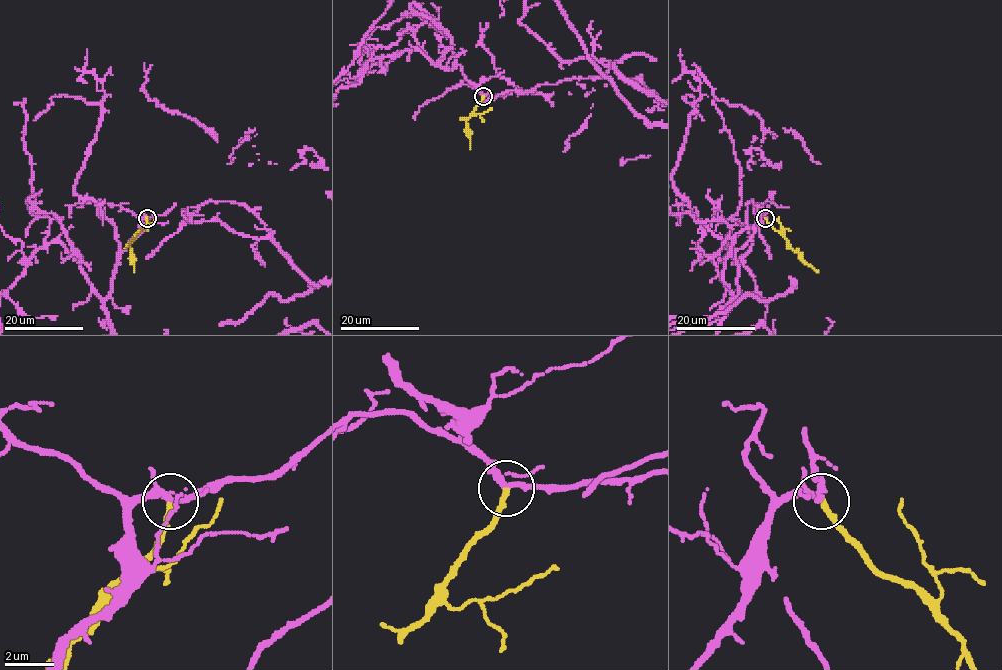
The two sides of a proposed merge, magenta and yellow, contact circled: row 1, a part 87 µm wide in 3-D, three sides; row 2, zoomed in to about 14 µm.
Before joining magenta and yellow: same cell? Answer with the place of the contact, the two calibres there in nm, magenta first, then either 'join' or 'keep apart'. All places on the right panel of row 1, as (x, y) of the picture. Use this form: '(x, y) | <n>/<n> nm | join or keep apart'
(765, 218) | 200/240 nm | join

